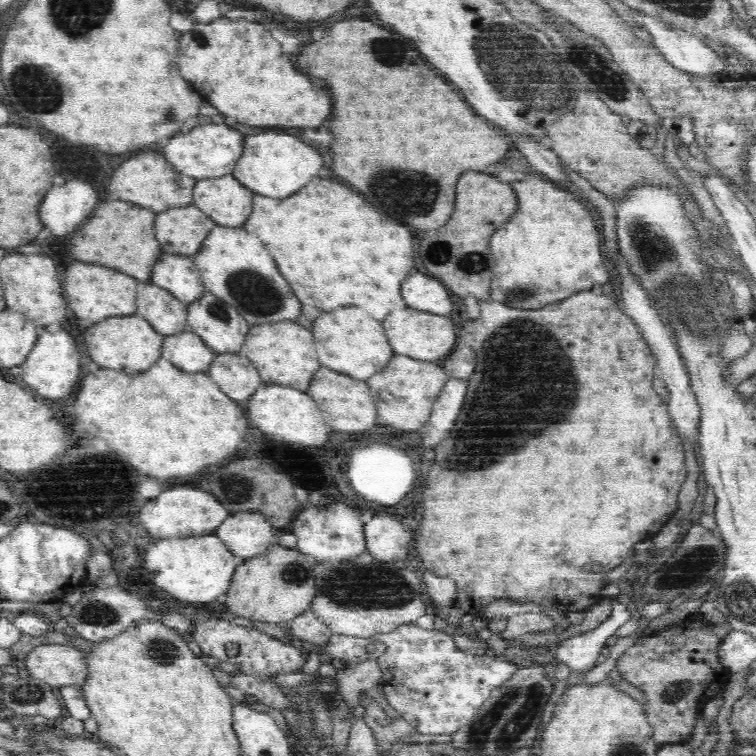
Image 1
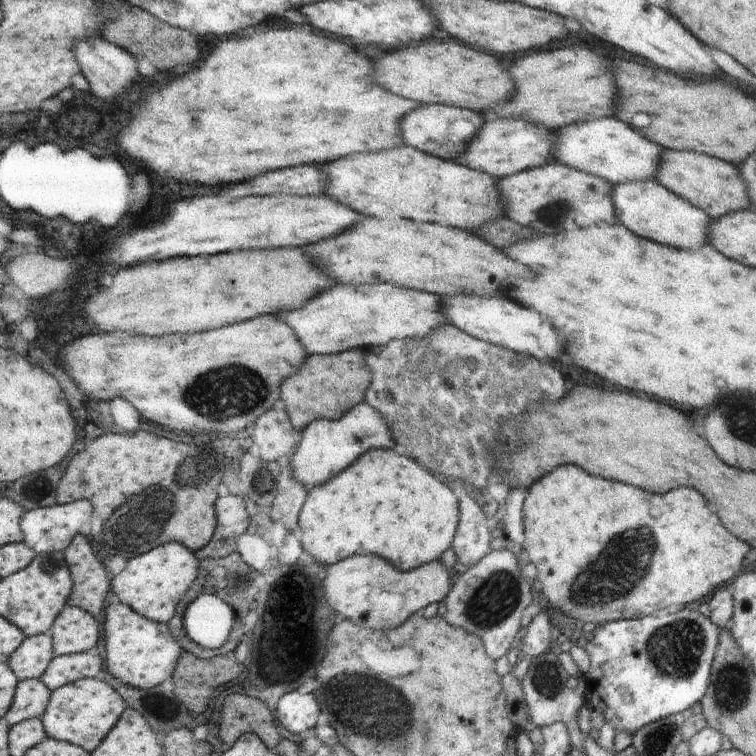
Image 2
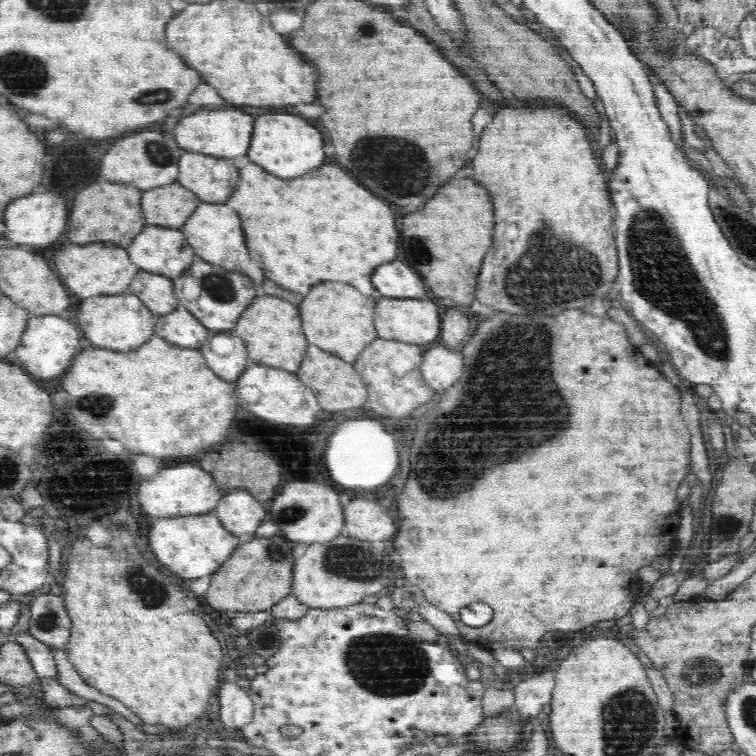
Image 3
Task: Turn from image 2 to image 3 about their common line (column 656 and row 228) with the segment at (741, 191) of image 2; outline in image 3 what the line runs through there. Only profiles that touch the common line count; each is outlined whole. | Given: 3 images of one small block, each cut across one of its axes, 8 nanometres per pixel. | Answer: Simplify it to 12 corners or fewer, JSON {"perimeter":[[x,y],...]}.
{"perimeter":[[178,182],[141,194],[147,224],[181,229],[201,200]]}

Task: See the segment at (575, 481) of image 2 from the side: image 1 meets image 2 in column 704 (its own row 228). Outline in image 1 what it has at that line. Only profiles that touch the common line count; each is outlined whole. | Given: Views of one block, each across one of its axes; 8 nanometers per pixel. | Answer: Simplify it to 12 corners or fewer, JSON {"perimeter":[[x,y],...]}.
{"perimeter":[[555,181],[511,186],[491,300],[534,310],[606,286],[592,214]]}

